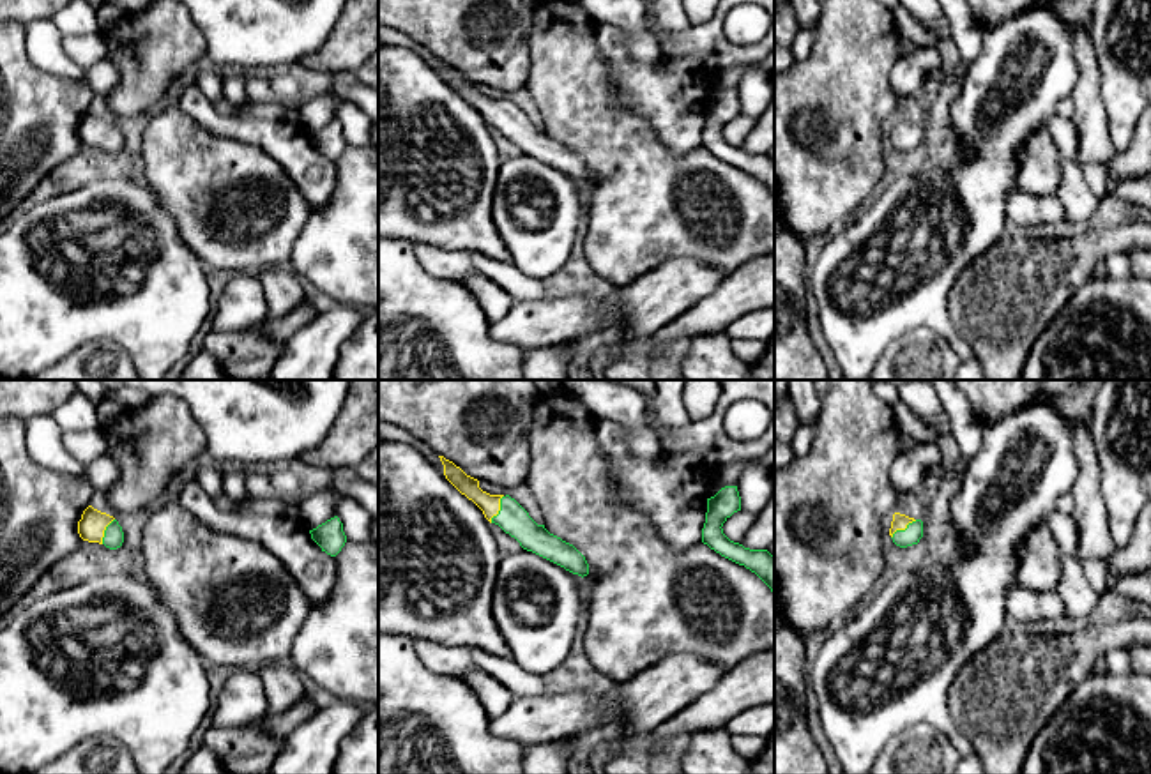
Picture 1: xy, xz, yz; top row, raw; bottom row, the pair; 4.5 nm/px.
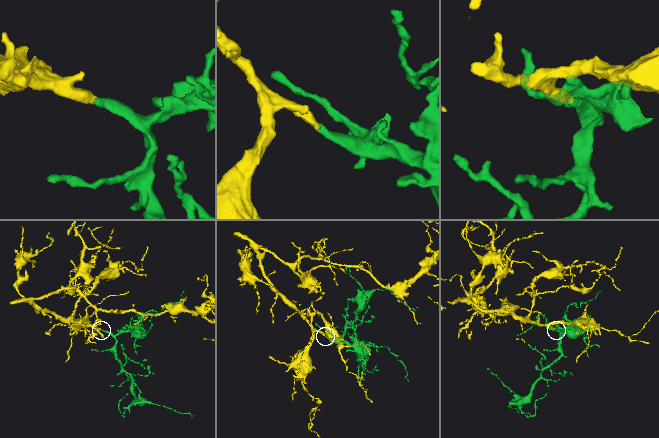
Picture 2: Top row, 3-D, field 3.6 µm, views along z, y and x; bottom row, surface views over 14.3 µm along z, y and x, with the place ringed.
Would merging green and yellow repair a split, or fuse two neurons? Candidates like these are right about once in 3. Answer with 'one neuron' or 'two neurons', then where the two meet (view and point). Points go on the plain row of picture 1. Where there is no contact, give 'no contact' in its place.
one neuron; contact xz (501, 113)

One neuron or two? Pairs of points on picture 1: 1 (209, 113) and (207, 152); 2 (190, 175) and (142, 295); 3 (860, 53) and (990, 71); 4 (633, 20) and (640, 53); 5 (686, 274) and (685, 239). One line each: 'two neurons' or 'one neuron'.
1: two neurons
2: two neurons
3: two neurons
4: one neuron
5: two neurons

